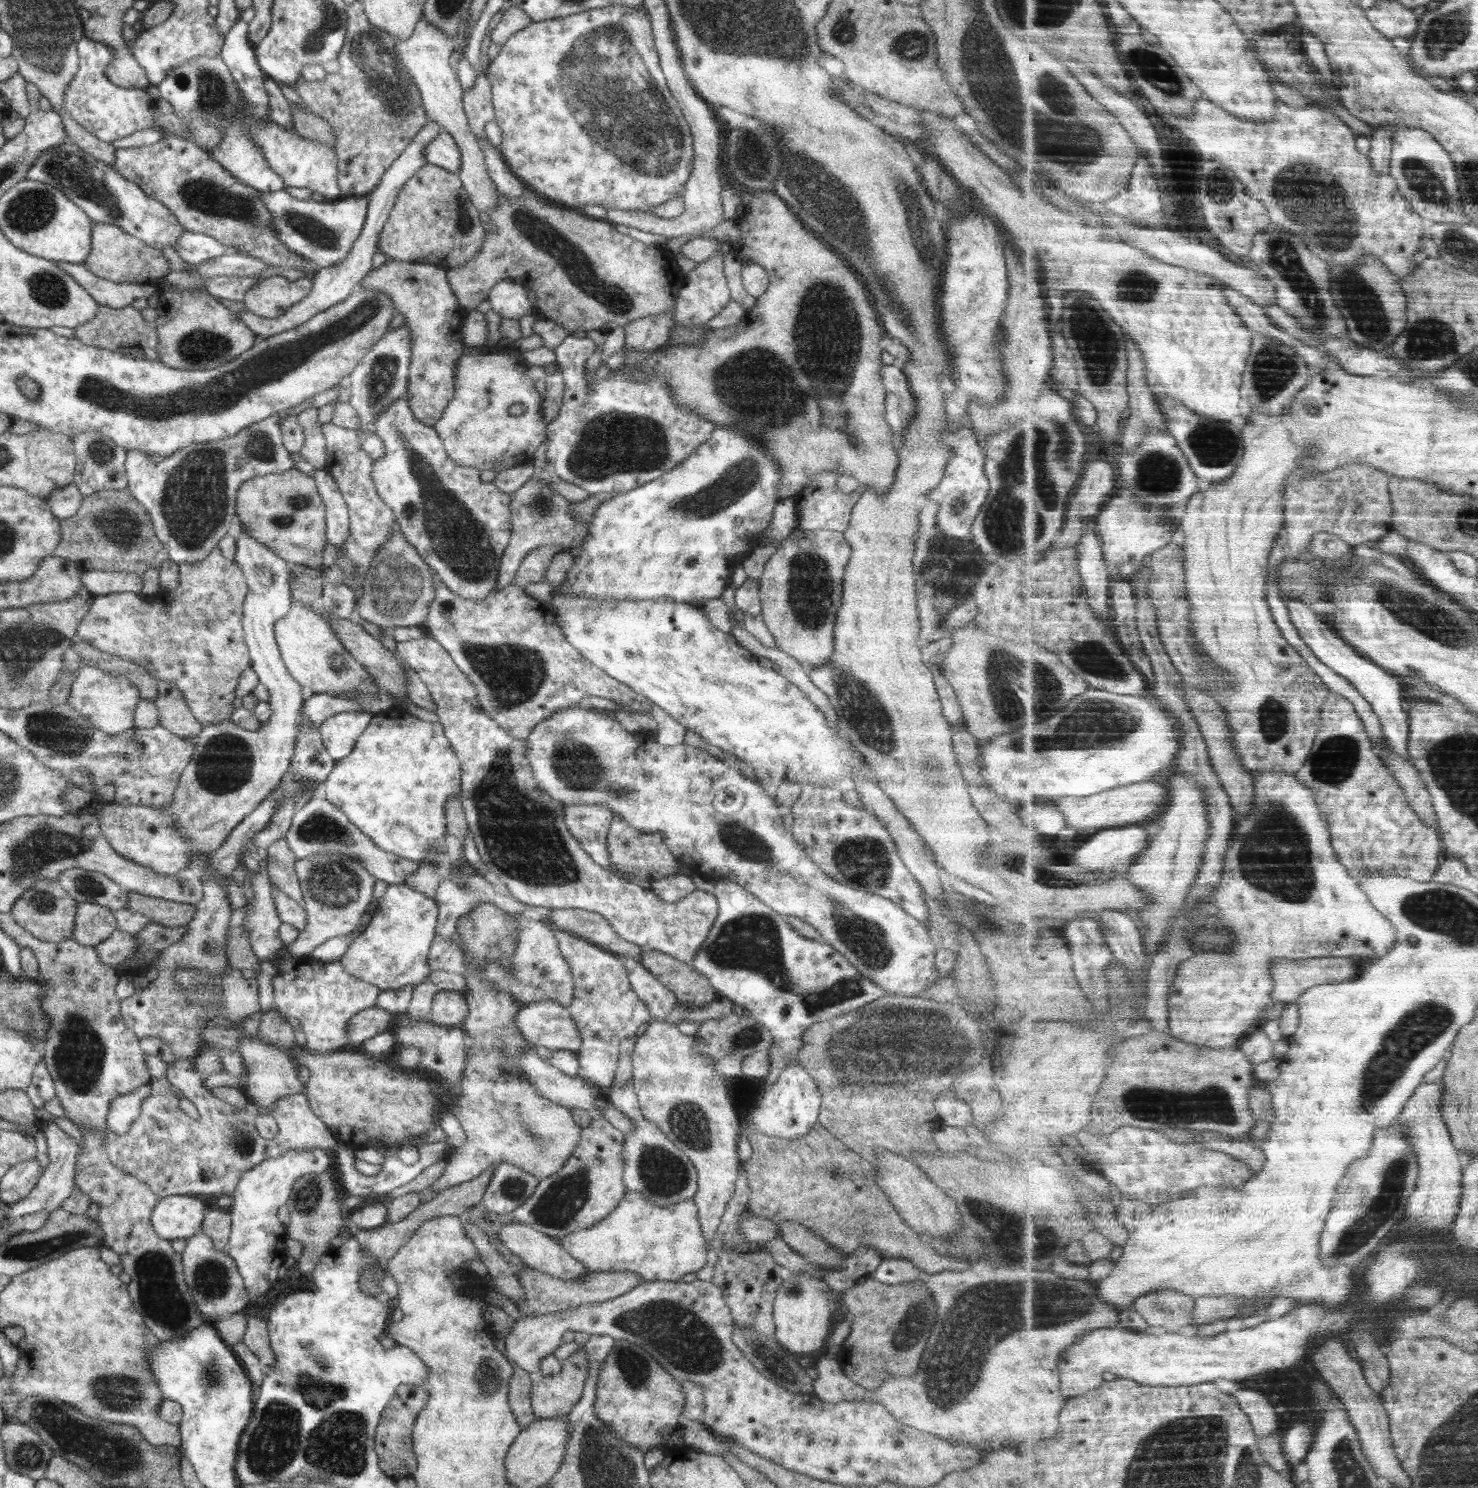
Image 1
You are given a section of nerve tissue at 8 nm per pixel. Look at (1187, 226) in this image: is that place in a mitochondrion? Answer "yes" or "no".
no

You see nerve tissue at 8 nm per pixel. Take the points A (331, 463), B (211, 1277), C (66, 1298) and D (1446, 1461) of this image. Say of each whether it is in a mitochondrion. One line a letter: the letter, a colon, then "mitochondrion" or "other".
A: other
B: mitochondrion
C: other
D: mitochondrion

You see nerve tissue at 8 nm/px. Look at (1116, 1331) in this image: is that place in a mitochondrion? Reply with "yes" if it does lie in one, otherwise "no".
no

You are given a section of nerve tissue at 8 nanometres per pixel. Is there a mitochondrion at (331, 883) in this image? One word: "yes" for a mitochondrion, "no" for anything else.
yes

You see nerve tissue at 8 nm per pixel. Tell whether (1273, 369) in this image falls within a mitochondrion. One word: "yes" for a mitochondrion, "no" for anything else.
yes

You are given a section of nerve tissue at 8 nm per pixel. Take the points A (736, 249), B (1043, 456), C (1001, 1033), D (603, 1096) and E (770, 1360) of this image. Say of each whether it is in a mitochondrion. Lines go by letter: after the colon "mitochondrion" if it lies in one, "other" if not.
A: other
B: mitochondrion
C: other
D: other
E: mitochondrion

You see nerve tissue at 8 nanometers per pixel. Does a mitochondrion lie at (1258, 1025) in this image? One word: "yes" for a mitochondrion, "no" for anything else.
no

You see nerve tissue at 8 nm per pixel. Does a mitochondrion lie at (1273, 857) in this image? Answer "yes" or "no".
yes

